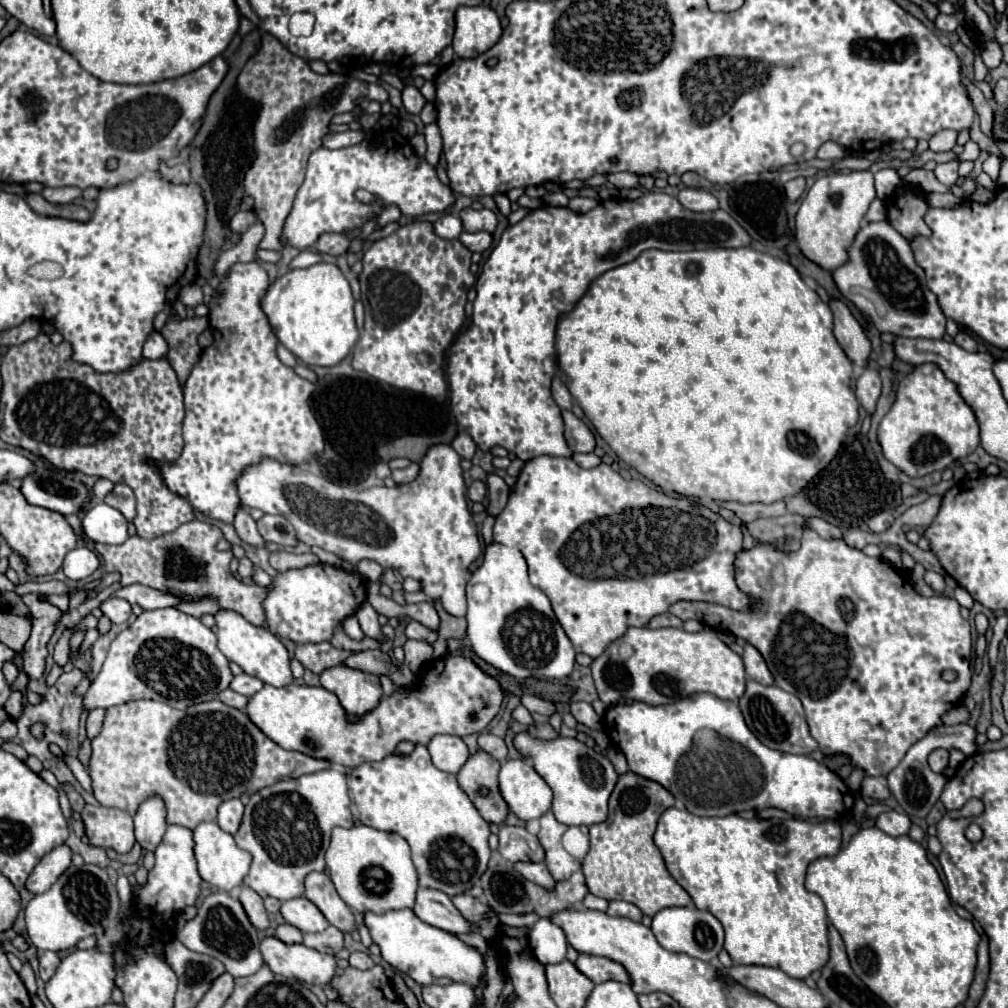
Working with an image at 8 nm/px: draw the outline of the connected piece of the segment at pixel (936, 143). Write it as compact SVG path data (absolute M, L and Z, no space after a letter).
M940 130L930 138L930 150L934 152L948 152L956 144L958 132L956 130Z

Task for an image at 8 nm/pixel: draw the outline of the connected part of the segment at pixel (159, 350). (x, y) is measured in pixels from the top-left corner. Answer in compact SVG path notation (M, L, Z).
M154 332L146 338L144 348L142 348L144 358L164 358L166 352L168 352L168 346L166 346L164 338L160 336L160 332Z

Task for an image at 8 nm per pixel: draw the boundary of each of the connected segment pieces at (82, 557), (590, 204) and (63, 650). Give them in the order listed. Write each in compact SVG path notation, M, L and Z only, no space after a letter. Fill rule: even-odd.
M78 546L66 554L62 570L70 580L78 582L78 580L84 580L90 574L94 574L98 570L98 566L100 566L98 556L92 550L88 550L86 546Z
M576 196L576 198L572 198L572 200L568 202L568 208L570 208L570 210L574 210L574 212L588 212L588 210L592 210L596 204L598 204L598 202L596 202L596 200L592 200L592 198Z
M60 638L56 648L54 648L54 662L64 668L68 664L68 656L70 656L70 648L68 648L68 638Z

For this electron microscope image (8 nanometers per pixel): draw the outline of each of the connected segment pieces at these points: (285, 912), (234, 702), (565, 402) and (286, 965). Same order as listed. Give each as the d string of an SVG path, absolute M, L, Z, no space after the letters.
M304 896L282 902L280 912L288 924L296 926L302 932L322 932L328 928L324 914L320 914L320 910L316 910L316 904Z
M224 690L224 694L220 694L220 700L232 708L238 708L238 710L246 710L246 706L248 706L248 698L234 690Z
M556 376L554 382L552 382L552 396L556 400L556 404L562 408L562 410L570 410L572 408L572 396L566 388L566 384Z
M266 936L260 942L260 952L274 974L306 984L326 986L336 972L332 954L322 954L304 944L286 944L276 936Z

